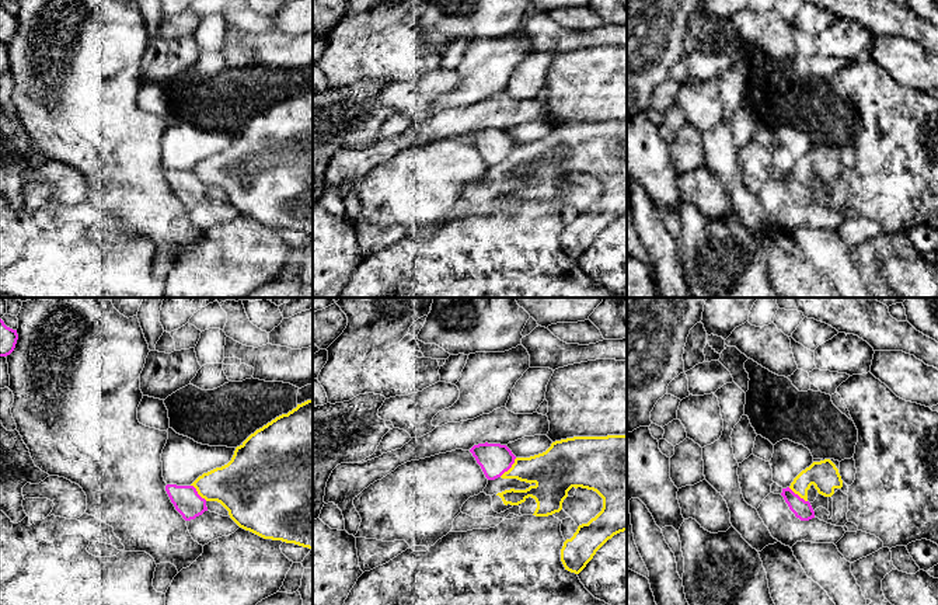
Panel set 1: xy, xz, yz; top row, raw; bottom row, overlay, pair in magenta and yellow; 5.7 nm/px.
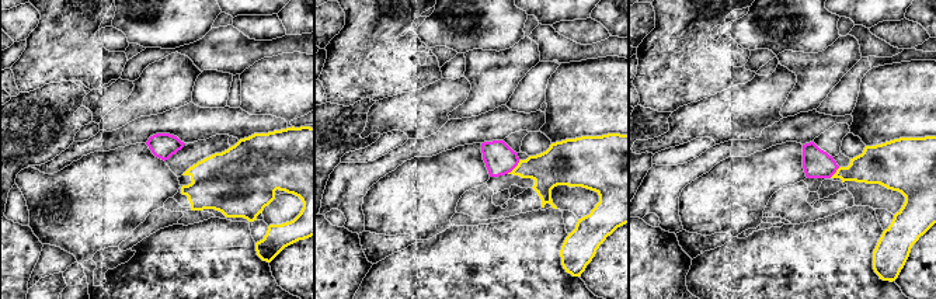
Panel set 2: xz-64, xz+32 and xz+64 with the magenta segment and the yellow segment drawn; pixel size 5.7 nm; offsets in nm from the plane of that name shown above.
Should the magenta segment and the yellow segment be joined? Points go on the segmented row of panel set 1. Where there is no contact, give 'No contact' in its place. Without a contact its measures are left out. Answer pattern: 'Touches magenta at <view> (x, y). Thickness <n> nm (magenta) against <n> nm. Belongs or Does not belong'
Touches magenta at xz (509, 468). Thickness 180 nm (magenta) against 240 nm. Does not belong

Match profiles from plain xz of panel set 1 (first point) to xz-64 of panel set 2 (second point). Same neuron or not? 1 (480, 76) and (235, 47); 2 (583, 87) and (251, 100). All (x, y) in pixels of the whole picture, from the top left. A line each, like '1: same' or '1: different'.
1: different
2: same

